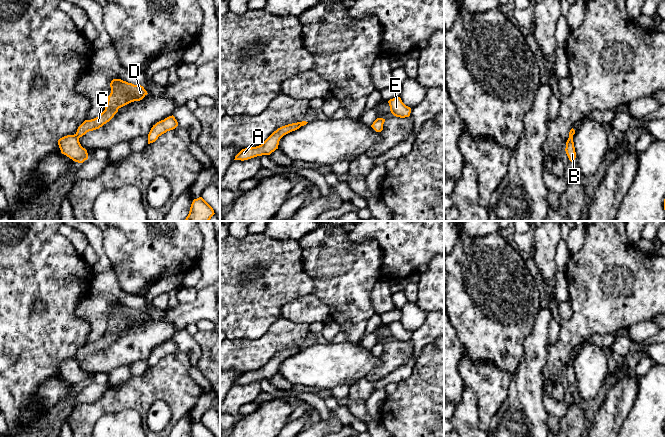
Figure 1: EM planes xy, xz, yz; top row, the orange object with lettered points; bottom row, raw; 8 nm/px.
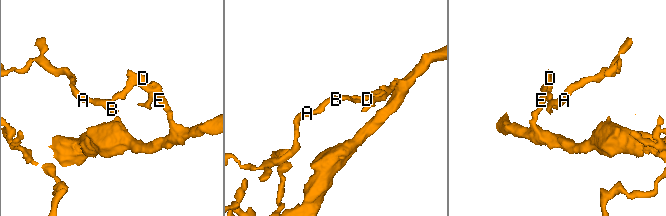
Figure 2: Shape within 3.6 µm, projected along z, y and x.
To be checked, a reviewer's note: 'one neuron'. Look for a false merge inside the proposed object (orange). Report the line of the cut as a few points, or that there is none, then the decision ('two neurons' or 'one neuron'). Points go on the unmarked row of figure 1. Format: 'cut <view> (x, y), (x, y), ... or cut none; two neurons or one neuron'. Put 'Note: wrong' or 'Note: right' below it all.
cut xy (75, 358), (78, 362); two neurons
Note: wrong

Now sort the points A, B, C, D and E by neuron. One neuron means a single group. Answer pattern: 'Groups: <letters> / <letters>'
Groups: A B / C D E

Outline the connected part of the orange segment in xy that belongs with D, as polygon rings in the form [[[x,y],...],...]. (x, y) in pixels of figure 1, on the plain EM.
[[[113,303],[110,307],[111,317],[108,320],[105,334],[96,342],[85,344],[77,353],[76,359],[82,361],[89,355],[99,353],[109,346],[118,333],[134,325],[142,324],[148,317],[141,309],[134,309],[121,303]]]

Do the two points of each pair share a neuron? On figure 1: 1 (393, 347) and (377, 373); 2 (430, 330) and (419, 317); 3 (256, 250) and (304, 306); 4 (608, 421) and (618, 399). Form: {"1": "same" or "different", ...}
{"1": "same", "2": "different", "3": "different", "4": "same"}

